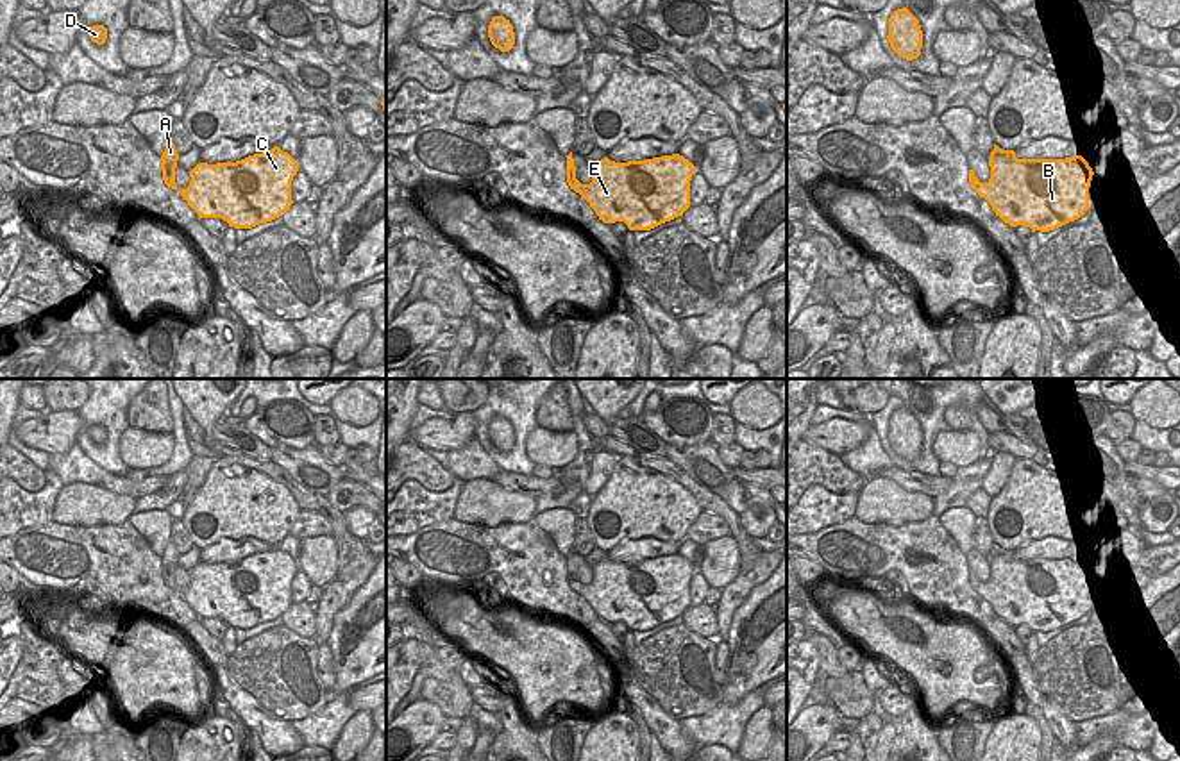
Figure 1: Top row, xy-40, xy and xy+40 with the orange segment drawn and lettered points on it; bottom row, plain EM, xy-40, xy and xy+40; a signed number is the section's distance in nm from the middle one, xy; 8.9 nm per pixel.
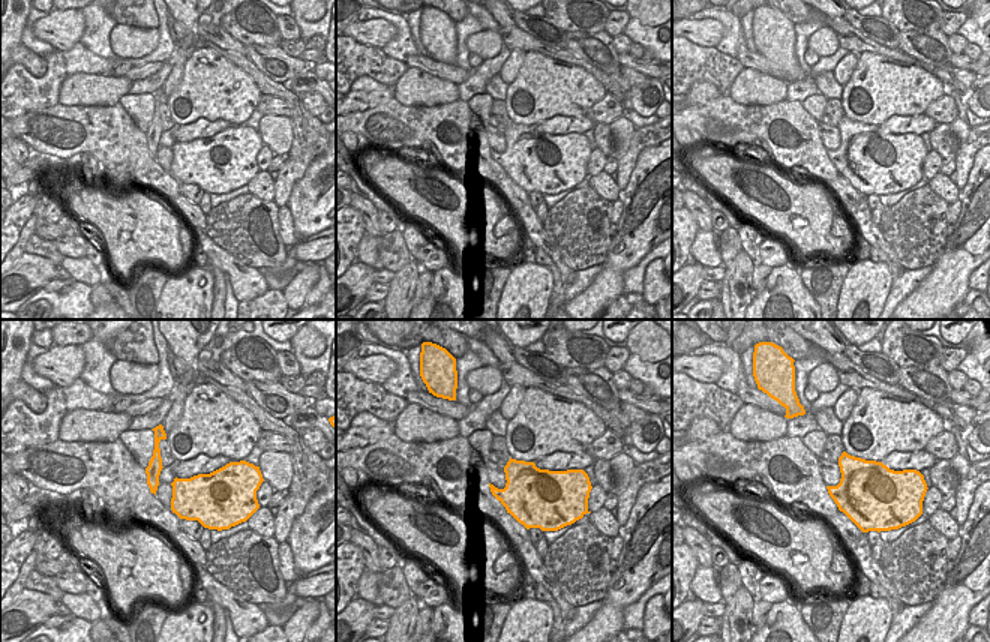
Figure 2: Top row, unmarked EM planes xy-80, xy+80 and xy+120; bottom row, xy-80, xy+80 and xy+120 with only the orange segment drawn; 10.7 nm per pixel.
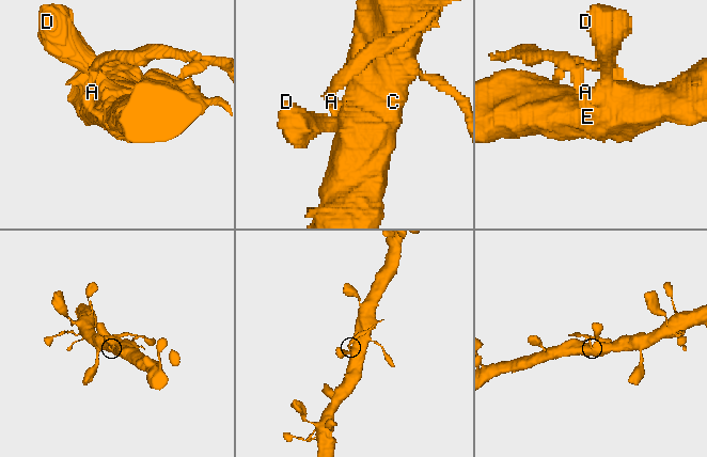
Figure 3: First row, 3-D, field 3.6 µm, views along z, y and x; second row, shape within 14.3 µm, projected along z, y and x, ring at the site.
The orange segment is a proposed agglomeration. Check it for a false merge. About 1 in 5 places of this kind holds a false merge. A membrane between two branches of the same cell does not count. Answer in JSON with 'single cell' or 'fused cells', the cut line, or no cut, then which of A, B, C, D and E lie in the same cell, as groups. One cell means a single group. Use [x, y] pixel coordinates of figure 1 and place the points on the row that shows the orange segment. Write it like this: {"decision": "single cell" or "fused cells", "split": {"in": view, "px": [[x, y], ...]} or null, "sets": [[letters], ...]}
{"decision": "single cell", "split": null, "sets": [["A", "B", "C", "D", "E"]]}

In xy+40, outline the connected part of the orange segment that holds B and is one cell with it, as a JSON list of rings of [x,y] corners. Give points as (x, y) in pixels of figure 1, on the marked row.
[[[994,145],[990,179],[980,182],[969,170],[971,188],[1010,227],[1049,232],[1085,214],[1092,168],[1082,155],[1066,159],[1017,159]]]

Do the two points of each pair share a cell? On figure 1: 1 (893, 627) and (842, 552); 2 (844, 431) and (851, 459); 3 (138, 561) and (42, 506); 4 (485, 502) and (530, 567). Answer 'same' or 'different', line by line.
1: different
2: different
3: different
4: different

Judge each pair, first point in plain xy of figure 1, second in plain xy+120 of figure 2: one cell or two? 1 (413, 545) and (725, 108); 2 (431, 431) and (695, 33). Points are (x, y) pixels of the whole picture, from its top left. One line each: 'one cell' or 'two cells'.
1: one cell
2: one cell

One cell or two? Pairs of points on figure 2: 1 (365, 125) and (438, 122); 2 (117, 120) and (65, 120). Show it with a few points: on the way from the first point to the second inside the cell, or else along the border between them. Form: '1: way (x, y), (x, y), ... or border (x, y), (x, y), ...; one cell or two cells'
1: way (383, 125), (420, 123); one cell
2: way (104, 120), (78, 120); one cell

